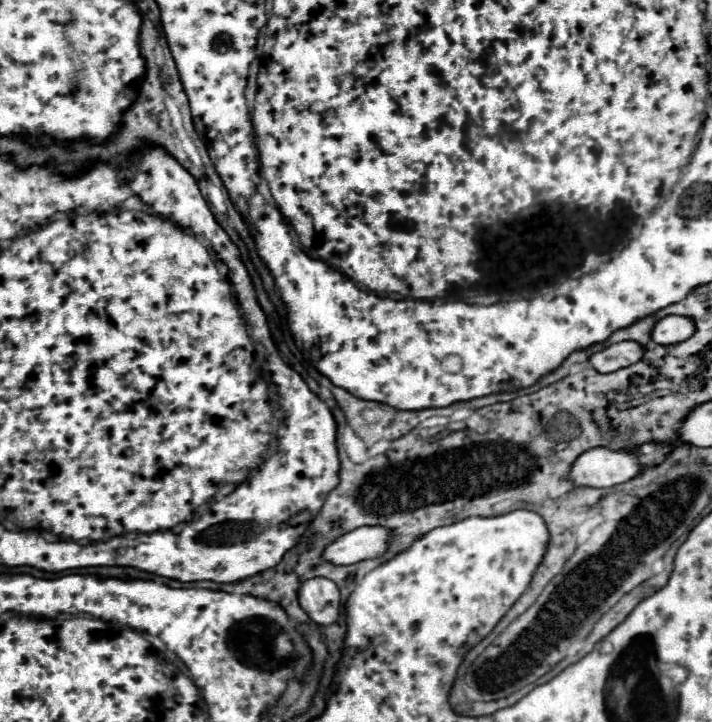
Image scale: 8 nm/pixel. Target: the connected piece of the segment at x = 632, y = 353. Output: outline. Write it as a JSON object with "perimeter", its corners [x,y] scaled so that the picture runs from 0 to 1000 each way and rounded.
{"perimeter":[[[867,474],[867,476],[858,476],[858,479],[830,490],[827,504],[838,515],[850,518],[850,515],[864,515],[869,510],[886,507],[886,504],[897,501],[900,493],[903,493],[903,482],[895,474]]]}

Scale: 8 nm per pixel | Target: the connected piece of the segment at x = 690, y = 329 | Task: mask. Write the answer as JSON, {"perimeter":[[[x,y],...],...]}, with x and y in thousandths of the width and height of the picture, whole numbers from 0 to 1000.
{"perimeter":[[[934,438],[923,443],[923,449],[914,457],[914,471],[920,476],[951,476],[965,471],[976,460],[976,449],[968,440],[954,440],[954,438]]]}

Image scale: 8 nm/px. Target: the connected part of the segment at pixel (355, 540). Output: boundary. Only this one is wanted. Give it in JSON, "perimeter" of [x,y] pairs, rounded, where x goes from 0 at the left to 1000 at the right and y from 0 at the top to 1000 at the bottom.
{"perimeter":[[[507,729],[456,756],[454,773],[471,784],[529,773],[538,767],[538,756],[544,756],[546,742],[549,740],[544,740],[538,729]]]}

